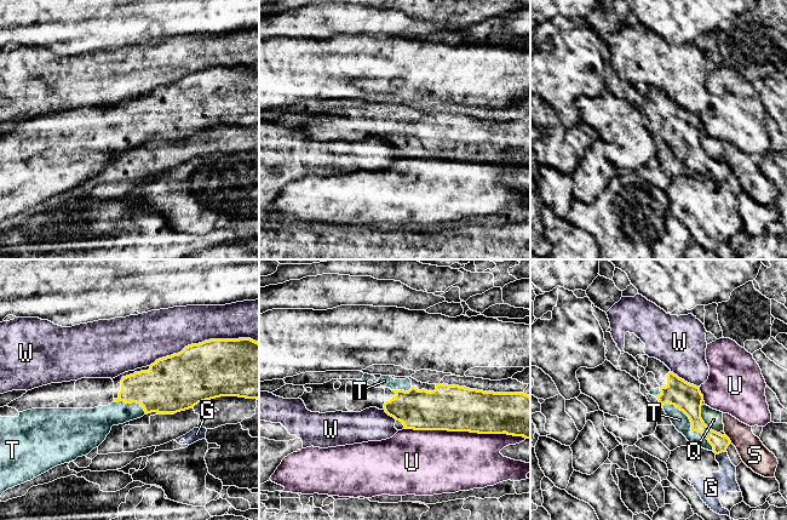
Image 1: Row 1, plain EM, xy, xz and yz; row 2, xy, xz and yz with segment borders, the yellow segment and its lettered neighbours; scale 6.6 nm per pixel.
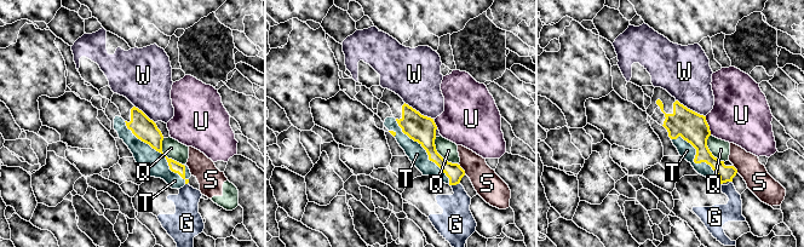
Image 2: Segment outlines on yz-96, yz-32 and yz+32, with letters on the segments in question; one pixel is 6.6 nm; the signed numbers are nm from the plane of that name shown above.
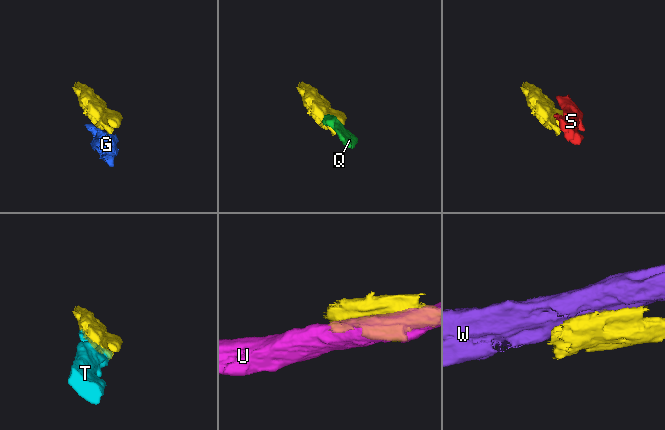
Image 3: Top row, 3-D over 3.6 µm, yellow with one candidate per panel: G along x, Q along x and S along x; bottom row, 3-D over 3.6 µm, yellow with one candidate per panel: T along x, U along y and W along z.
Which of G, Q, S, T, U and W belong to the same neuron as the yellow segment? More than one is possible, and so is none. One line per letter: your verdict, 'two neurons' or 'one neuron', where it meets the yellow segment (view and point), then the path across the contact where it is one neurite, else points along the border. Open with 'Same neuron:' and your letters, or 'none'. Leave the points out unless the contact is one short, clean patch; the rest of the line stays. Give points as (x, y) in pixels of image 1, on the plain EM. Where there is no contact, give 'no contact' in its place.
Same neuron: T
G: two neurons | yz (721, 181)
Q: two neurons | yz (702, 149) | along yz (701, 133), (701, 148), (718, 161)
S: two neurons | yz (729, 167)
T: one neuron | yz (691, 152)
U: two neurons | xz (465, 159)
W: two neurons | xy (205, 69)

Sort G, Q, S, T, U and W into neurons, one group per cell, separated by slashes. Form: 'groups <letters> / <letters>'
groups G / Q S / T / U / W

